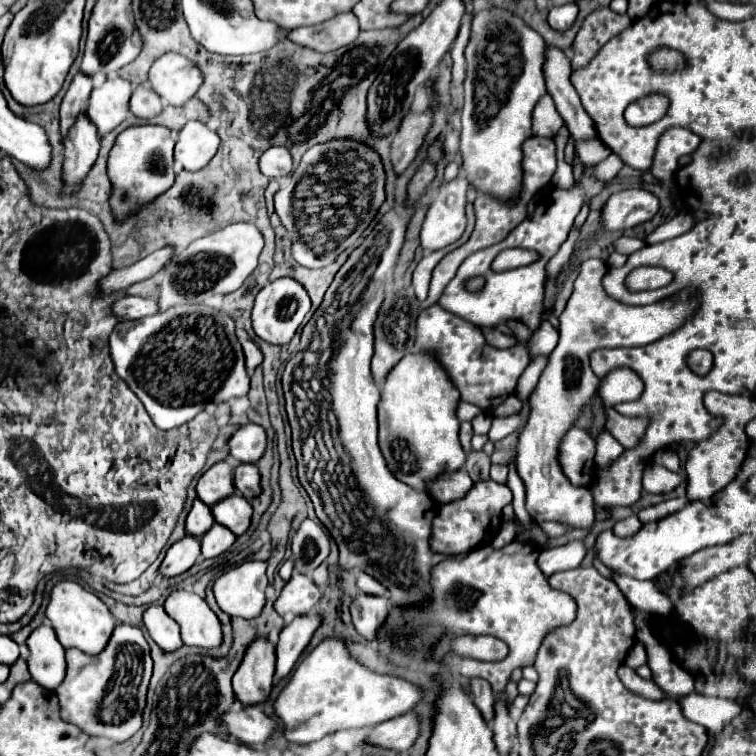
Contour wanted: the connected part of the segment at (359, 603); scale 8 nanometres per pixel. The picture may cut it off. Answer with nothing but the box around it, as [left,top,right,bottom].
[351,592,389,642]

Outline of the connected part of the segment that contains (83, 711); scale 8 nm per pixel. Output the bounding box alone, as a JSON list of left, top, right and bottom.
[57,624,153,742]

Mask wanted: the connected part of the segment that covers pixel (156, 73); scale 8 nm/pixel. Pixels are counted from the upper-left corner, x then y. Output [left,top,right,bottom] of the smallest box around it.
[153,54,201,106]

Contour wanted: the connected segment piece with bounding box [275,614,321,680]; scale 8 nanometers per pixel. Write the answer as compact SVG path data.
M305 614L297 616L291 624L287 624L277 642L277 672L275 678L285 678L293 670L295 662L299 660L305 646L311 642L315 630L321 626L319 614Z

